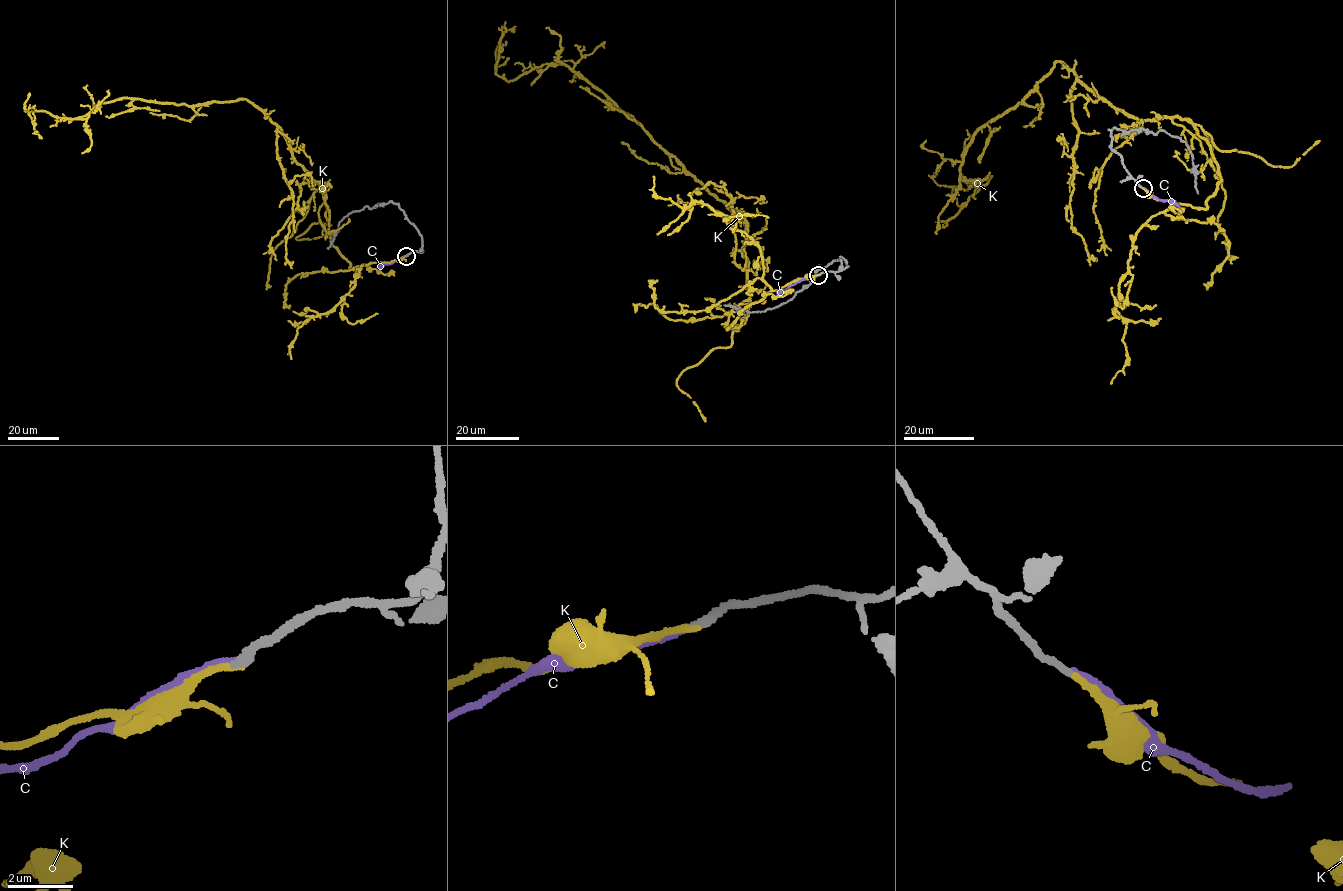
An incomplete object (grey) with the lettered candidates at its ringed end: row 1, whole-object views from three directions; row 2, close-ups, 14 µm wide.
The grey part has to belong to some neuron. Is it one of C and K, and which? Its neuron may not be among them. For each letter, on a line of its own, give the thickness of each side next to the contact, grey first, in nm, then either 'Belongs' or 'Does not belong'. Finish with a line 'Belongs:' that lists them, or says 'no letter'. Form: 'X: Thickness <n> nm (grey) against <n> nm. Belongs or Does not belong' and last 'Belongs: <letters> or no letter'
C: Thickness 240 nm (grey) against 200 nm. Does not belong
K: Thickness 240 nm (grey) against 190 nm. Belongs
Belongs: K

